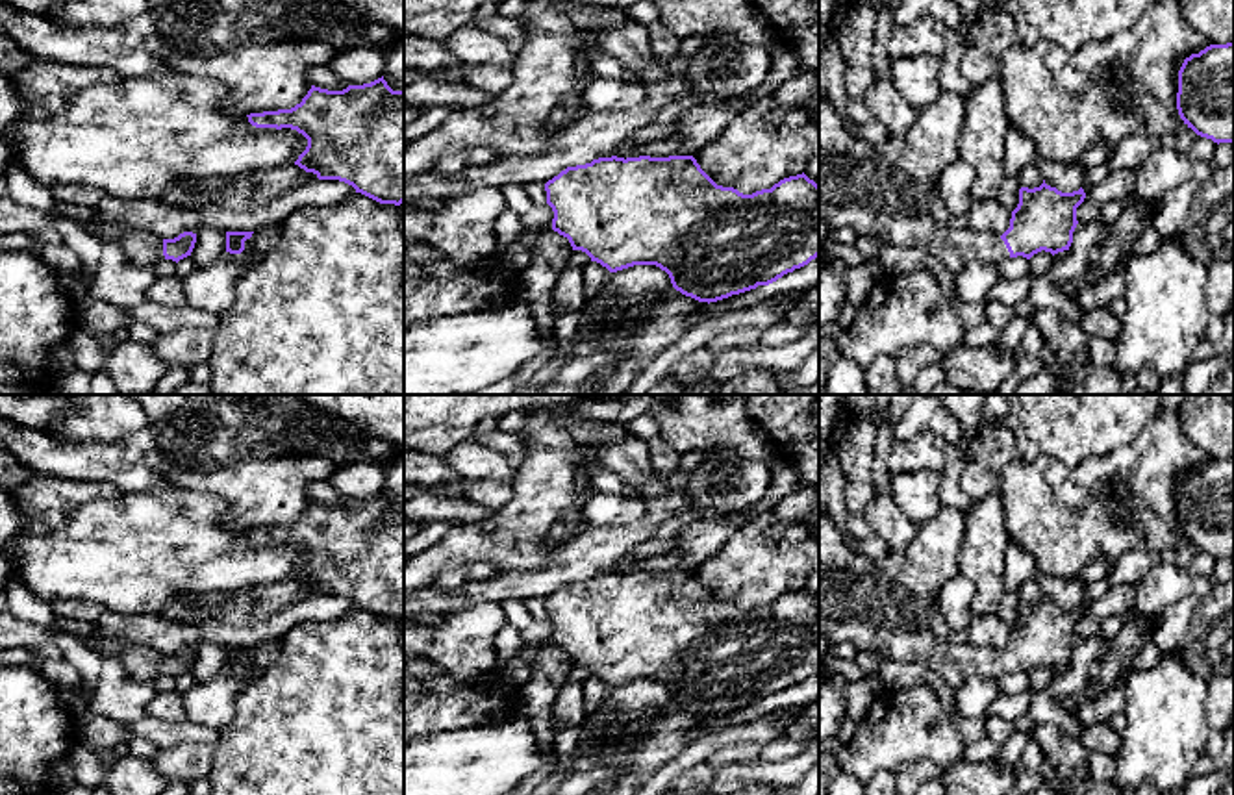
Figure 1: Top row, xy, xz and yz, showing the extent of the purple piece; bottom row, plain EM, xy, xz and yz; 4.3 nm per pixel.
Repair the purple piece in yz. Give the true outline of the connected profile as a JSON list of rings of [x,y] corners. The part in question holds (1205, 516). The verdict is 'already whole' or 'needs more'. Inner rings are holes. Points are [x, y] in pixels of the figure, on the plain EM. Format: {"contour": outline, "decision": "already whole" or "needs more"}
{"contour": [[[1234,458],[1210,460],[1184,474],[1177,524],[1197,550],[1234,558]]], "decision": "already whole"}

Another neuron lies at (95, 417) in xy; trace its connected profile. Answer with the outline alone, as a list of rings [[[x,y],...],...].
[[[76,395],[63,419],[46,434],[69,443],[117,443],[150,423],[132,395]]]

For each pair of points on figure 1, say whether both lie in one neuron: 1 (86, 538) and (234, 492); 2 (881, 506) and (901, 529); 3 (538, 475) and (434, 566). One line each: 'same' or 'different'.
1: different
2: same
3: same

